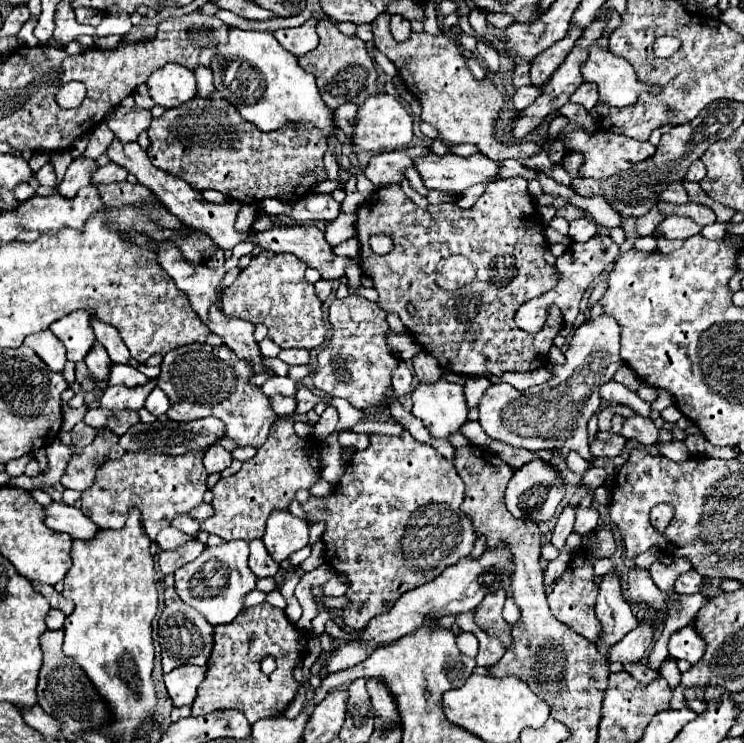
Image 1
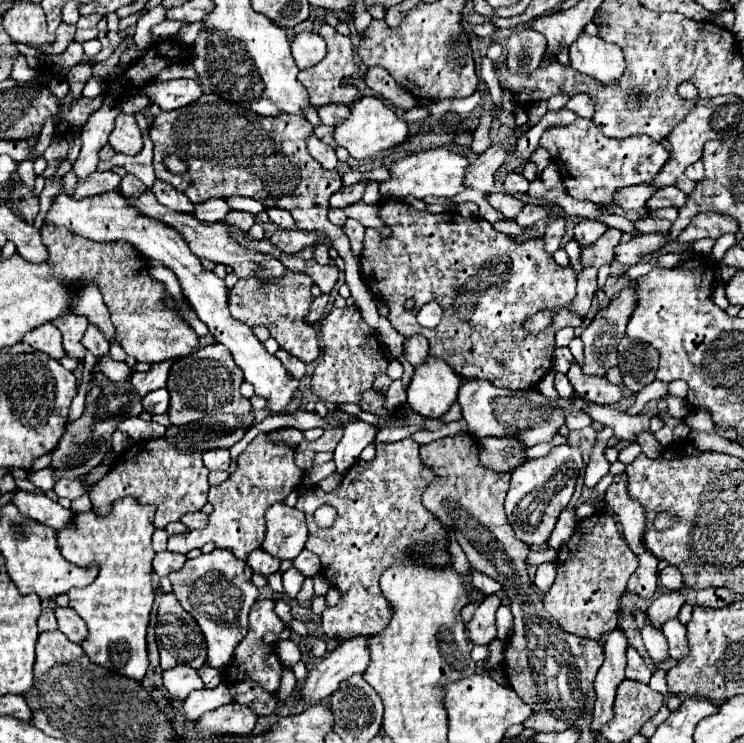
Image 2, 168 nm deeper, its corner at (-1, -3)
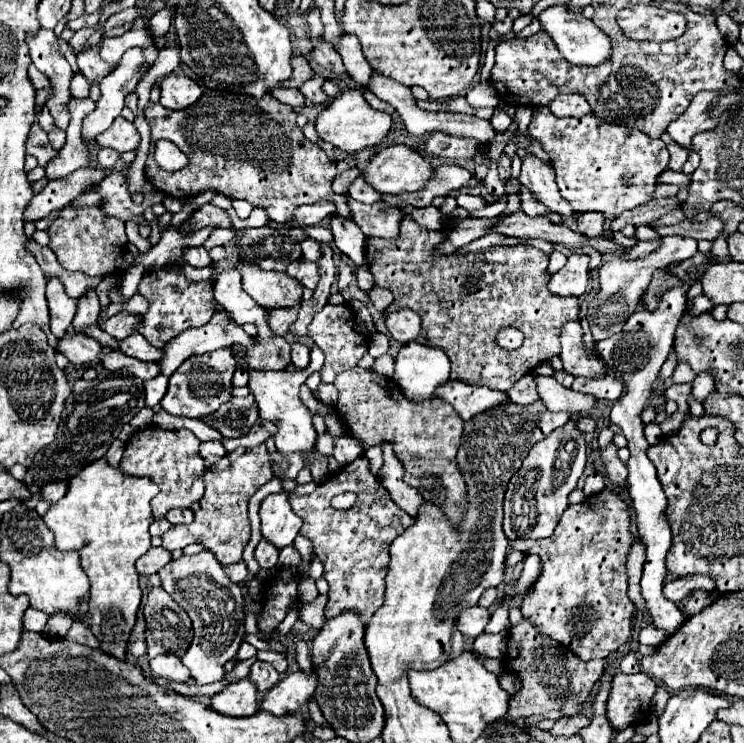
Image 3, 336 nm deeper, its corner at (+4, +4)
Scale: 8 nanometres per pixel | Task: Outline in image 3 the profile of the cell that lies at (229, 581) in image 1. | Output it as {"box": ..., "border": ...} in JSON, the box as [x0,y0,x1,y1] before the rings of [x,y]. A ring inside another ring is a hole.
{"box":[159,549,245,685],"border":[[[207,549],[197,555],[183,555],[169,561],[159,571],[159,577],[161,587],[187,611],[193,621],[195,637],[181,661],[189,667],[197,685],[221,681],[225,675],[223,665],[237,655],[245,637],[245,587],[241,583],[233,583],[215,553]]]}

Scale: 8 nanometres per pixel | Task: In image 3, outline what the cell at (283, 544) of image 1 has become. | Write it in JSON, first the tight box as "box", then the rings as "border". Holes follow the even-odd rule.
{"box":[259,493,303,549],"border":[[[287,493],[265,497],[259,507],[259,517],[261,517],[261,535],[277,549],[291,545],[303,525],[303,519],[293,513]]]}

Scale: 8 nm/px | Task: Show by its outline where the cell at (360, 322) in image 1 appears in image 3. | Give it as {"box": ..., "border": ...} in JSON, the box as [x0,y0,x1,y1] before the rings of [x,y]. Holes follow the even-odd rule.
{"box":[309,303,369,383],"border":[[[327,303],[319,313],[315,313],[315,317],[309,325],[309,337],[315,341],[315,345],[325,355],[325,365],[321,369],[323,383],[333,383],[333,379],[339,373],[353,369],[359,363],[359,359],[369,351],[369,337],[355,329],[355,313],[345,303],[343,305]]]}

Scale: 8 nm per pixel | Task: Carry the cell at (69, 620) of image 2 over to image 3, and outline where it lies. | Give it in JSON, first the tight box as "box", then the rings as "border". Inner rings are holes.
{"box":[65,621,99,649],"border":[[[73,621],[73,625],[71,625],[71,629],[67,631],[65,639],[67,639],[67,641],[81,643],[81,645],[87,645],[87,647],[93,647],[93,649],[99,647],[99,641],[97,641],[95,635],[91,633],[91,629],[87,629],[81,621]]]}

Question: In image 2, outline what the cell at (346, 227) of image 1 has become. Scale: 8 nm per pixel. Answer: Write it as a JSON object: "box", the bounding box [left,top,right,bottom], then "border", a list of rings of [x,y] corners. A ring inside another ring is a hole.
{"box":[150,94,404,358],"border":[[[204,94],[200,100],[190,104],[190,130],[186,128],[182,110],[160,112],[154,118],[150,138],[154,142],[156,178],[170,182],[194,204],[206,202],[208,198],[224,198],[234,194],[248,196],[272,208],[288,210],[300,230],[330,234],[334,248],[346,262],[346,284],[352,292],[354,304],[362,310],[360,314],[364,314],[364,320],[374,328],[376,336],[388,348],[388,352],[398,358],[404,348],[404,336],[392,330],[388,318],[378,314],[376,300],[360,274],[358,256],[352,254],[350,242],[342,234],[342,228],[334,226],[326,216],[328,200],[342,188],[342,178],[338,170],[326,170],[310,156],[306,150],[306,138],[310,132],[312,124],[304,116],[278,114],[276,118],[260,118],[248,108],[226,102],[218,94]],[[166,154],[178,154],[182,160],[186,160],[190,166],[188,172],[182,176],[170,174],[162,162]]]}

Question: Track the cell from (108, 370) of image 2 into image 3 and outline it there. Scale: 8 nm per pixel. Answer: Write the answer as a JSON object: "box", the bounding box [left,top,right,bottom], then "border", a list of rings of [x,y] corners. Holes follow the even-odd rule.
{"box":[57,335,103,365],"border":[[[65,335],[57,343],[57,351],[61,351],[73,365],[85,365],[85,363],[99,363],[103,345],[85,335]]]}

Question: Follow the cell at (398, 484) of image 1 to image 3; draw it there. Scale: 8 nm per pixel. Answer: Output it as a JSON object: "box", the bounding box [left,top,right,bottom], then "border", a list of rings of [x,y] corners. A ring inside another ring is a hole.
{"box":[289,457,415,623],"border":[[[357,457],[353,463],[341,469],[343,473],[329,475],[311,495],[289,493],[289,501],[293,511],[303,519],[303,527],[299,535],[307,537],[315,547],[315,557],[325,565],[323,577],[329,583],[329,601],[325,607],[325,621],[341,615],[343,611],[355,611],[361,623],[369,623],[373,613],[383,603],[383,583],[389,565],[389,545],[391,541],[403,533],[407,527],[415,523],[411,515],[407,515],[389,495],[389,491],[381,485],[379,477],[371,473],[369,461],[365,457]],[[355,491],[357,501],[351,509],[339,511],[331,507],[331,499],[337,493]]]}

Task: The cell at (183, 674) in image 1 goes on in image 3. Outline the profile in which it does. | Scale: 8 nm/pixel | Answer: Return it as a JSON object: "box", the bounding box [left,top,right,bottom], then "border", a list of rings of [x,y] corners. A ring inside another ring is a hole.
{"box":[149,655,191,683],"border":[[[159,655],[155,659],[149,661],[151,669],[155,675],[167,679],[167,681],[177,681],[177,683],[185,683],[191,679],[191,673],[187,671],[187,667],[181,663],[179,657],[175,655]]]}

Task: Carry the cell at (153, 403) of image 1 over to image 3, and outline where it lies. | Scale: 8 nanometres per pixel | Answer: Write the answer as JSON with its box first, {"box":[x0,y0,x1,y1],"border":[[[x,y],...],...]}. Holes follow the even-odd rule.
{"box":[145,375,167,407],"border":[[[157,375],[151,381],[145,381],[145,405],[147,407],[155,407],[163,395],[167,391],[167,377],[165,375]]]}

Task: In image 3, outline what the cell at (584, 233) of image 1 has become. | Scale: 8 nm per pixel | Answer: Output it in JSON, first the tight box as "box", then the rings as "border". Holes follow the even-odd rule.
{"box":[577,213,605,237],"border":[[[583,213],[577,219],[577,225],[579,225],[579,233],[583,233],[587,237],[597,237],[603,233],[605,219],[601,213]]]}

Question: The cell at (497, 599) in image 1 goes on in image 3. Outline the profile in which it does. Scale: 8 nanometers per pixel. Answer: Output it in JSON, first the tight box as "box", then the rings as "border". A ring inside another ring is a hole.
{"box":[457,607,489,637],"border":[[[469,607],[465,609],[457,619],[457,629],[467,637],[477,637],[485,631],[485,625],[489,623],[489,609],[485,607]]]}

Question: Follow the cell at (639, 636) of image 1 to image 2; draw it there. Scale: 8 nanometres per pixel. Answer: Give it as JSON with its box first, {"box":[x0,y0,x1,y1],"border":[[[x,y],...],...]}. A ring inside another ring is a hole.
{"box":[646,592,684,628],"border":[[[682,592],[662,594],[662,596],[658,596],[658,598],[652,600],[652,604],[650,604],[648,612],[646,612],[646,614],[648,614],[648,620],[650,620],[656,628],[660,628],[666,620],[672,620],[672,618],[678,616],[682,604],[684,604]]]}

